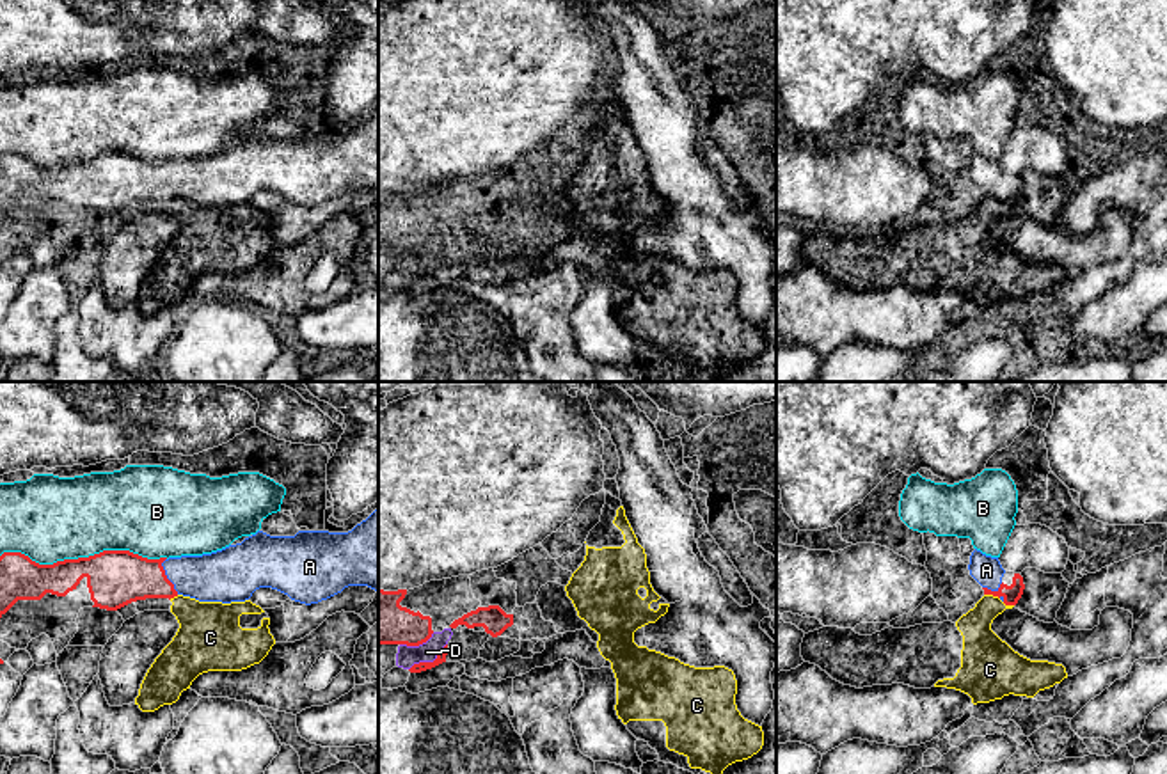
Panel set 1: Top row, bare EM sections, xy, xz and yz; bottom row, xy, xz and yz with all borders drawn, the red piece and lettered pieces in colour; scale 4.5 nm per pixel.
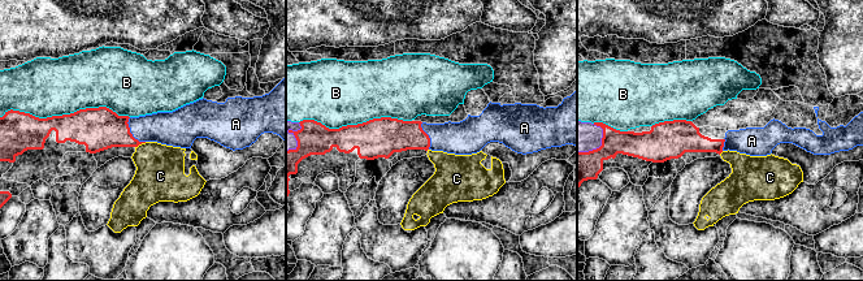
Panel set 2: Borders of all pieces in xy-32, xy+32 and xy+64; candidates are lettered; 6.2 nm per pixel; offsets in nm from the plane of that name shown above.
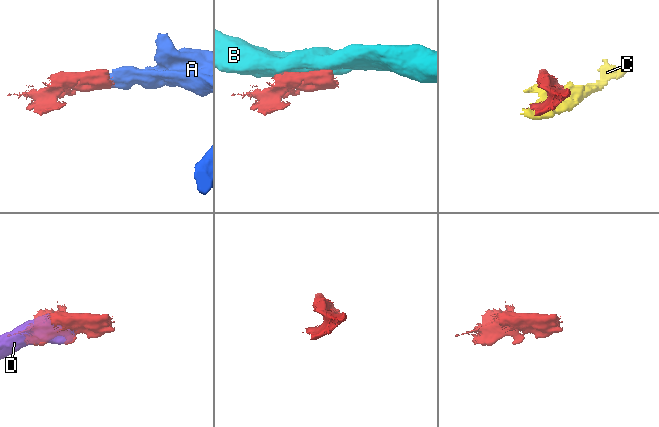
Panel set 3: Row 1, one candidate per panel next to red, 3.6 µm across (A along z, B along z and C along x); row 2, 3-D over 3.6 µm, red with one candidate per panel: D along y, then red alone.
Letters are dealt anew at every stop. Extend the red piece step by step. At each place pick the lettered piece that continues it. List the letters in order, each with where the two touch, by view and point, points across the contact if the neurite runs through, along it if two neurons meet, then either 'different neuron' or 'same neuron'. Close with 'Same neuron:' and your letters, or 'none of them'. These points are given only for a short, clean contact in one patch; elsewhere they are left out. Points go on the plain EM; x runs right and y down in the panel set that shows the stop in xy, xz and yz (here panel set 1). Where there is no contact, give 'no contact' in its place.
A: xy (166, 178) | across xy (114, 180), (166, 178), (221, 178) | same neuron
B: xy (84, 160) | different neuron
C: yz (992, 196) | along yz (984, 196), (999, 201) | different neuron
D: xz (428, 265) | same neuron
Same neuron: A, D

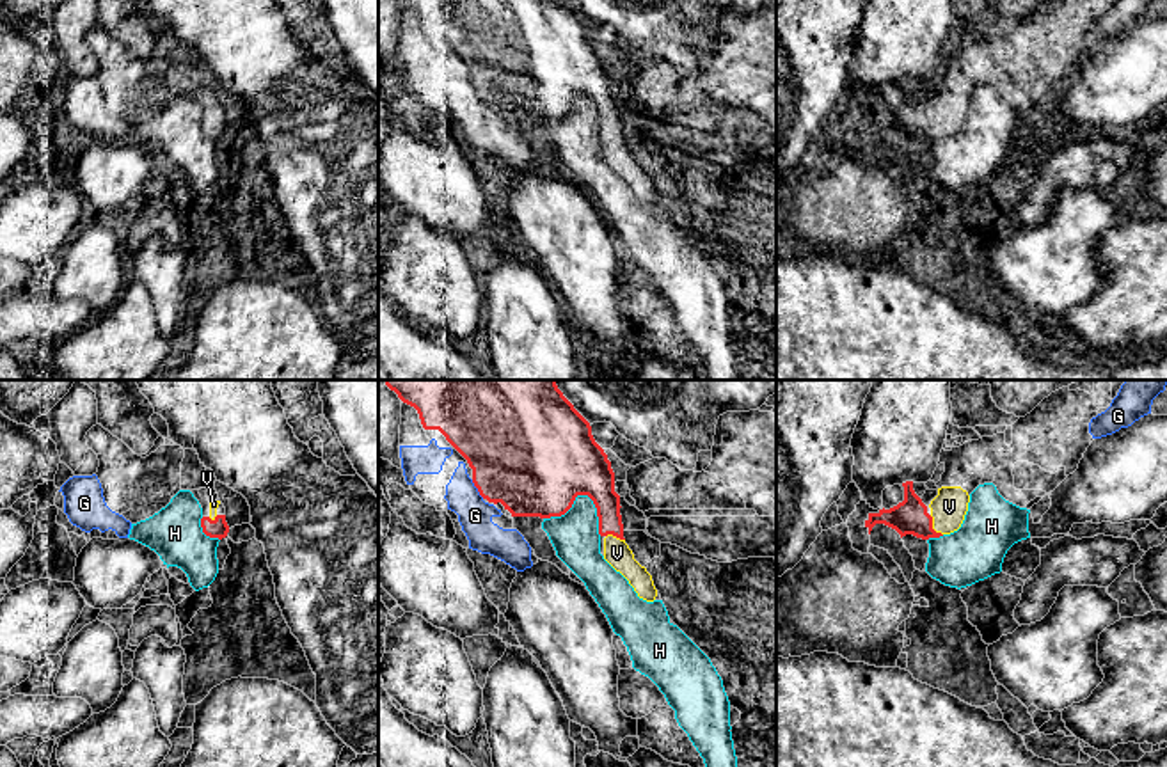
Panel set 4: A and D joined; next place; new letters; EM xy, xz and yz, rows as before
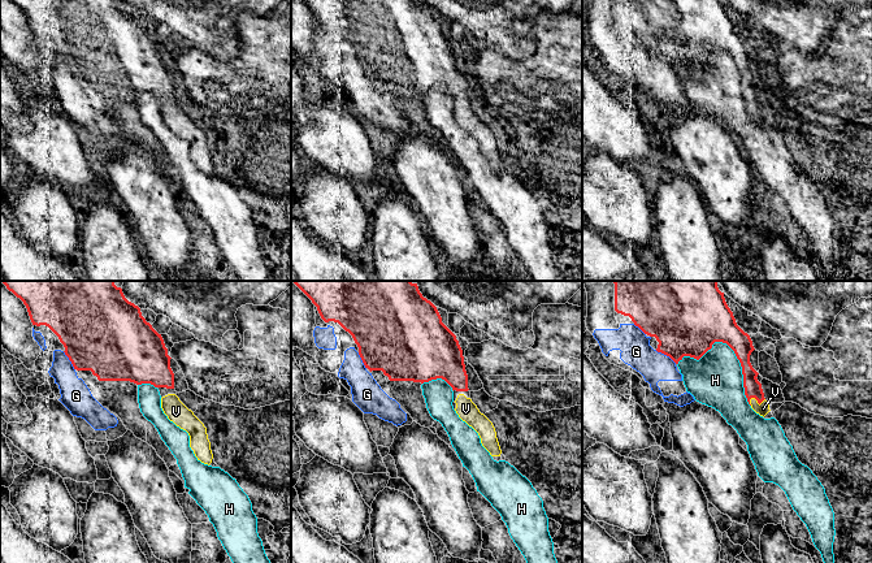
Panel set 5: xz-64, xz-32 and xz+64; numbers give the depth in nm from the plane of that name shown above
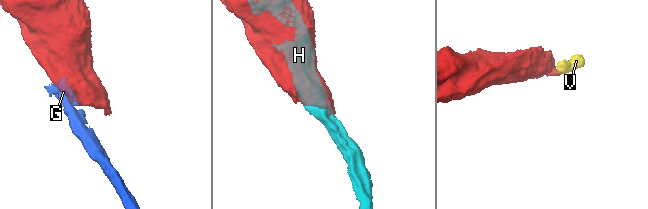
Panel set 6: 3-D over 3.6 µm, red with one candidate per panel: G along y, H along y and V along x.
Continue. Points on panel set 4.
G: xz (476, 89) | different neuron
H: xz (583, 96) | different neuron
V: yz (931, 128) | same neuron
Same neuron: V

